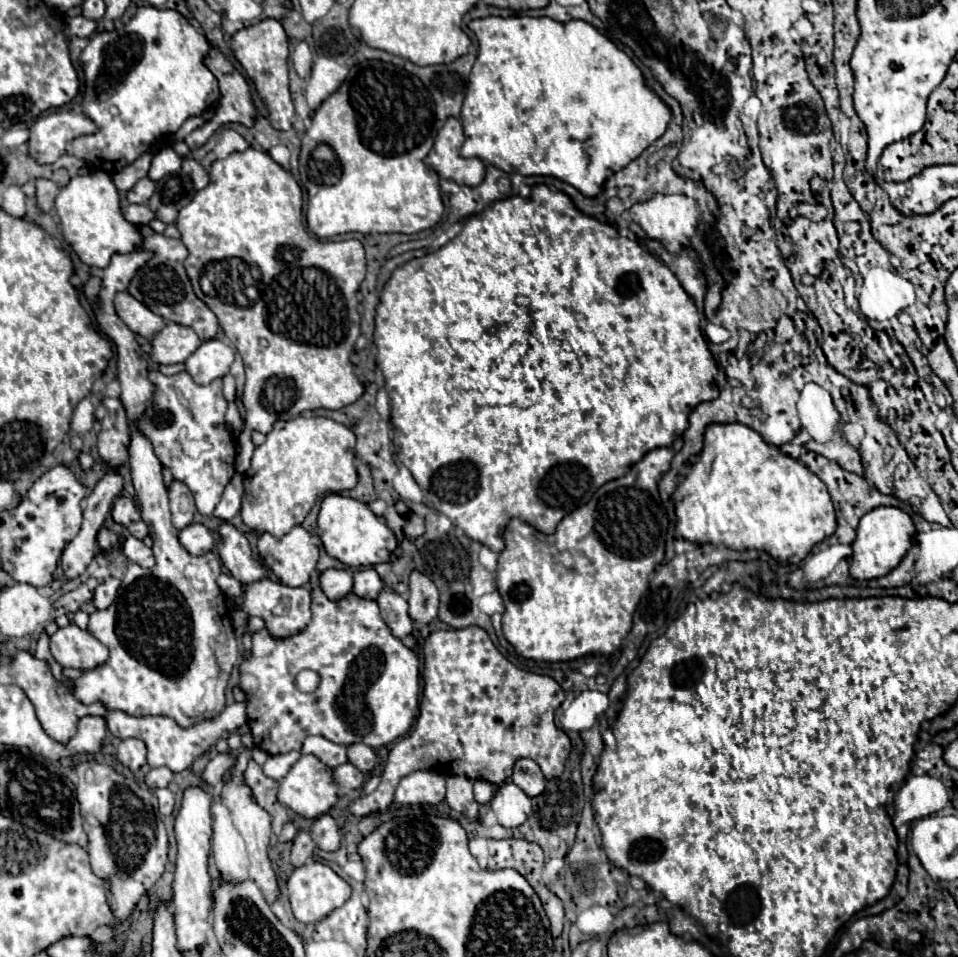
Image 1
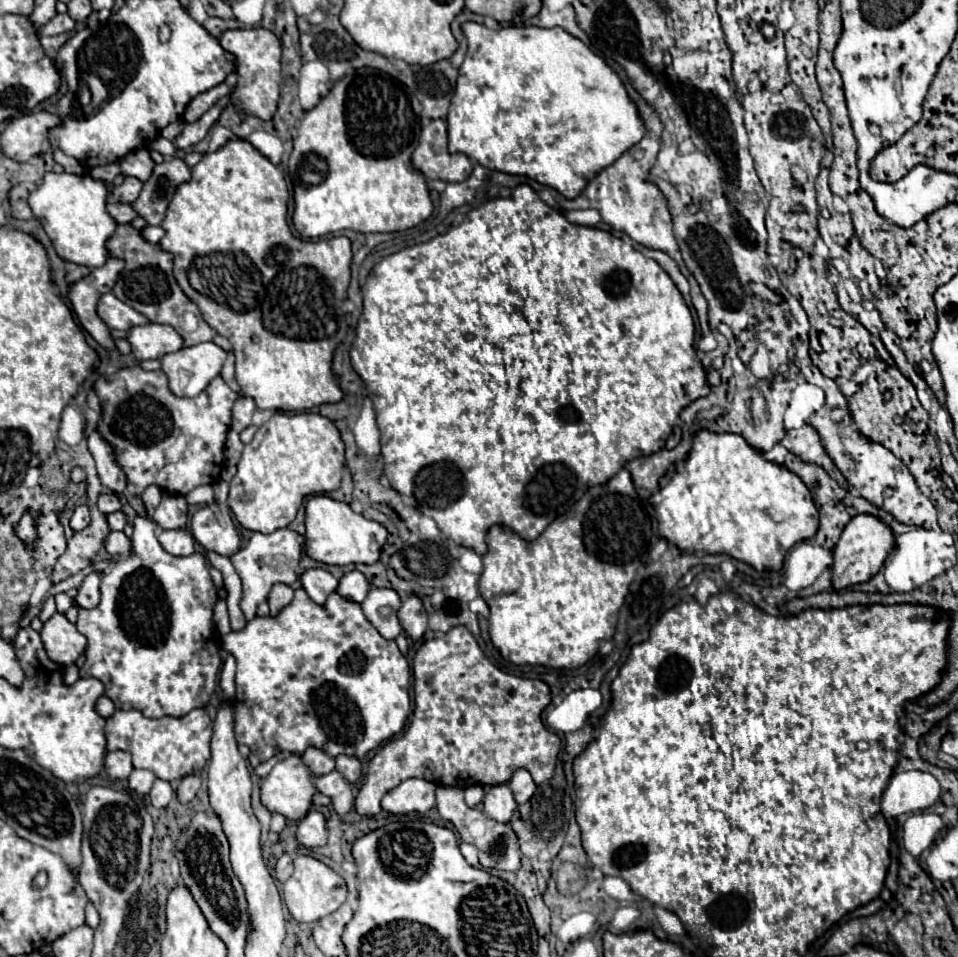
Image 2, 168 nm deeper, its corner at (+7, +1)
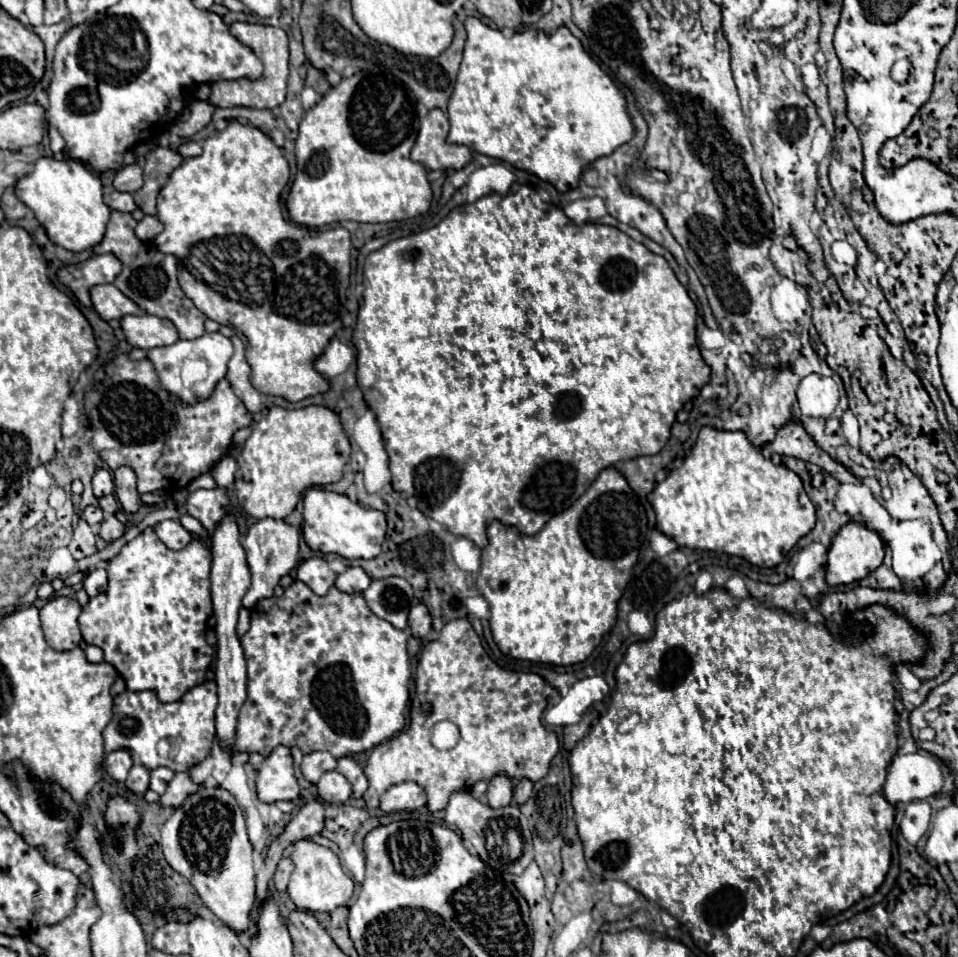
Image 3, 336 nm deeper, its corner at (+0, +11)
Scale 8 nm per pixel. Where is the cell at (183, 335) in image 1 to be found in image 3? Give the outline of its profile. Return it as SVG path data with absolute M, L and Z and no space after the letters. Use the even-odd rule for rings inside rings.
M126 315L122 317L122 331L132 347L140 347L146 351L160 345L172 345L180 339L178 329L170 319L154 315Z

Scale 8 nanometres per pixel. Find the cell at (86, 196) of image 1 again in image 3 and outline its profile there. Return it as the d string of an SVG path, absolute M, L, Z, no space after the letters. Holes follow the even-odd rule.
M42 157L36 161L36 167L30 175L18 179L16 195L26 207L34 211L52 243L78 253L92 249L102 241L106 223L110 219L110 209L102 199L100 177L88 173L82 163Z

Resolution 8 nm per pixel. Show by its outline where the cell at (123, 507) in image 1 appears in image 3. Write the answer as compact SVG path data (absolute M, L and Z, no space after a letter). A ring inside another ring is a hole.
M98 469L94 479L92 479L92 485L94 485L94 495L100 499L104 495L112 495L114 493L114 481L112 481L112 475L110 471L106 469Z

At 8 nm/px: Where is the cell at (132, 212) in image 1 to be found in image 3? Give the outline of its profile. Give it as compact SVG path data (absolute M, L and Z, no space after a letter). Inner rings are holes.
M112 191L108 195L104 195L104 201L110 209L116 209L116 211L126 211L126 213L132 213L136 209L136 203L134 203L134 197L128 195L128 193L120 193L120 191Z

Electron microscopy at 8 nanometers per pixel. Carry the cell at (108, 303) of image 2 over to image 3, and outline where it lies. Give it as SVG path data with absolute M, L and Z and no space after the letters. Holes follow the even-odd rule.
M96 285L90 291L92 305L96 313L104 319L122 319L124 315L144 315L146 311L140 309L132 299L128 299L116 285Z

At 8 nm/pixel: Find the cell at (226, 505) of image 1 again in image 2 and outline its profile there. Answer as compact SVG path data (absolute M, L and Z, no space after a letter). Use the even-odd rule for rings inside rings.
M205 485L205 487L197 487L195 491L191 491L187 495L187 501L191 505L209 505L213 501L213 489L211 485Z

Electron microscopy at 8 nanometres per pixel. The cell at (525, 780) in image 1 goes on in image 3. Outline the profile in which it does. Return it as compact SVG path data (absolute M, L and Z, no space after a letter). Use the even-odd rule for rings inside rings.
M528 777L520 779L520 781L516 783L516 789L514 789L514 799L516 799L518 803L526 803L528 797L532 795L532 787L534 787L534 781L532 781L532 779L528 779Z

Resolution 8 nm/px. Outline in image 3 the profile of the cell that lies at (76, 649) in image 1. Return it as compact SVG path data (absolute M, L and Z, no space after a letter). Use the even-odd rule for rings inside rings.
M56 597L50 599L40 609L40 621L44 635L48 639L48 645L56 651L70 651L78 647L82 641L80 629L78 629L78 615L82 607L78 601L70 597Z

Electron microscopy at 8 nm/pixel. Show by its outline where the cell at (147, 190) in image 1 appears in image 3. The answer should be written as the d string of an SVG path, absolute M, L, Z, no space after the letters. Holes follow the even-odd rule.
M138 163L120 169L114 179L114 187L118 191L126 191L126 193L136 193L142 187L142 183L144 183L142 165L138 165Z

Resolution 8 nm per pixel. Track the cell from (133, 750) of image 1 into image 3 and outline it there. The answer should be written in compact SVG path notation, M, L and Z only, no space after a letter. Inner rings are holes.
M116 749L116 751L108 753L104 759L106 773L116 781L126 781L130 767L132 767L132 757L126 749Z

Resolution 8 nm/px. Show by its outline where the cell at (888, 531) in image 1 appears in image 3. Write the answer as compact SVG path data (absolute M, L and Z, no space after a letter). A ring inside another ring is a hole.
M854 521L846 523L838 531L834 543L828 549L828 563L826 563L828 585L850 585L854 581L864 579L868 573L872 573L874 569L878 569L882 565L884 553L886 553L886 545L874 529L870 529L862 523L854 523Z

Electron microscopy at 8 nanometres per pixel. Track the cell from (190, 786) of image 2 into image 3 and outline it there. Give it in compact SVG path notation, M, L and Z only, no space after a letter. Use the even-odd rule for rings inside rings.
M176 773L174 779L168 783L166 793L160 797L160 803L166 807L180 807L192 793L196 793L198 785L188 773Z

